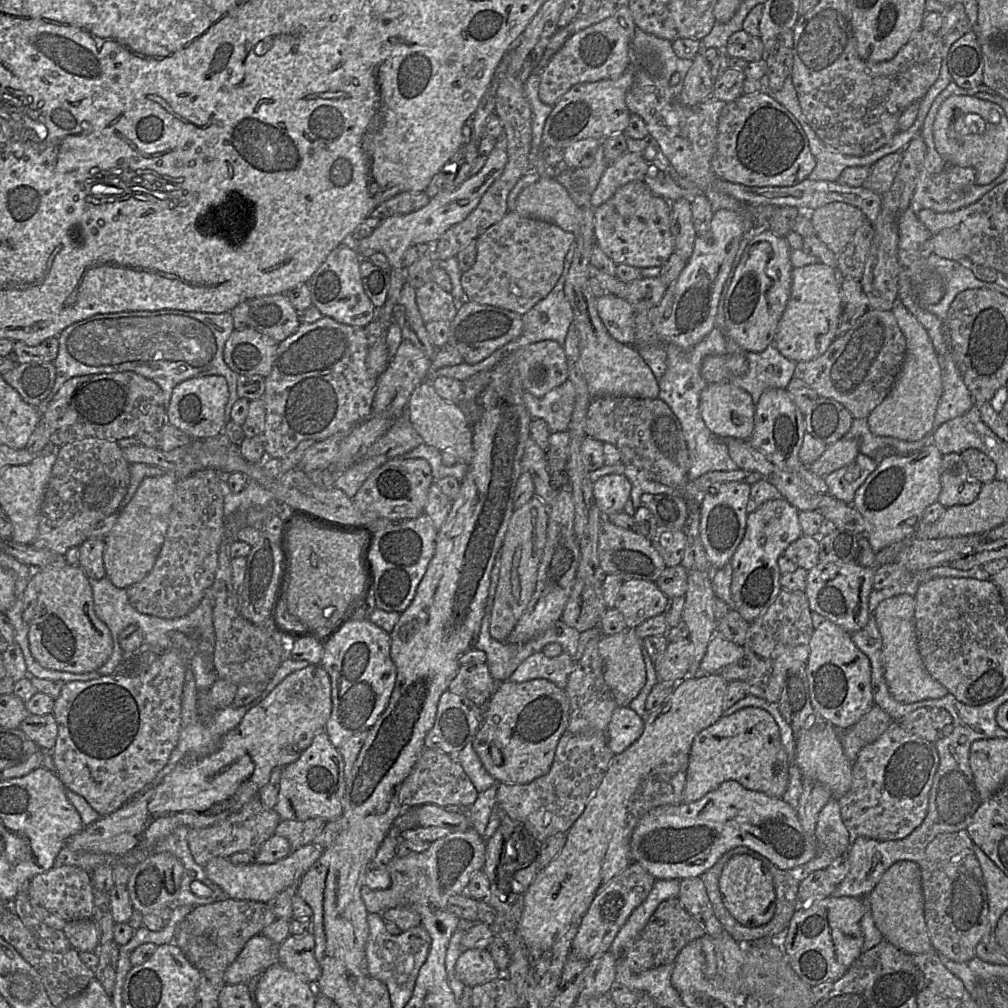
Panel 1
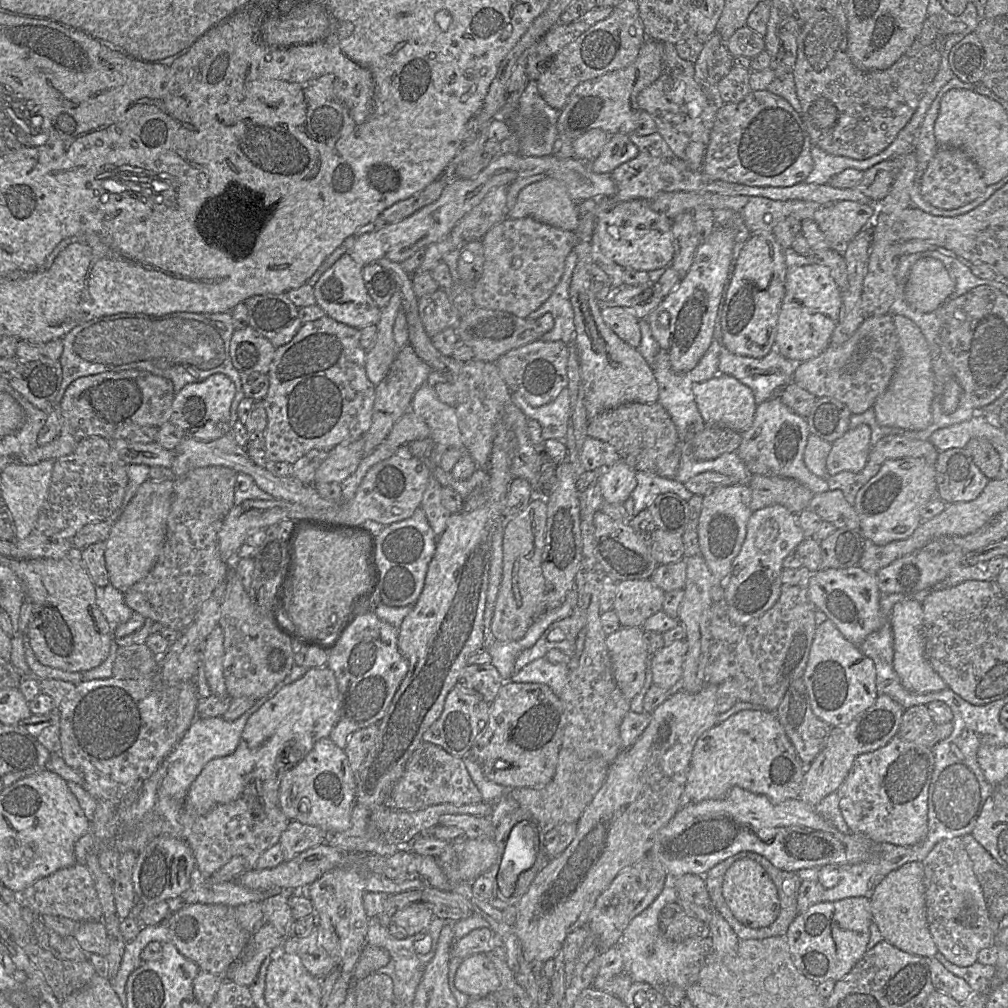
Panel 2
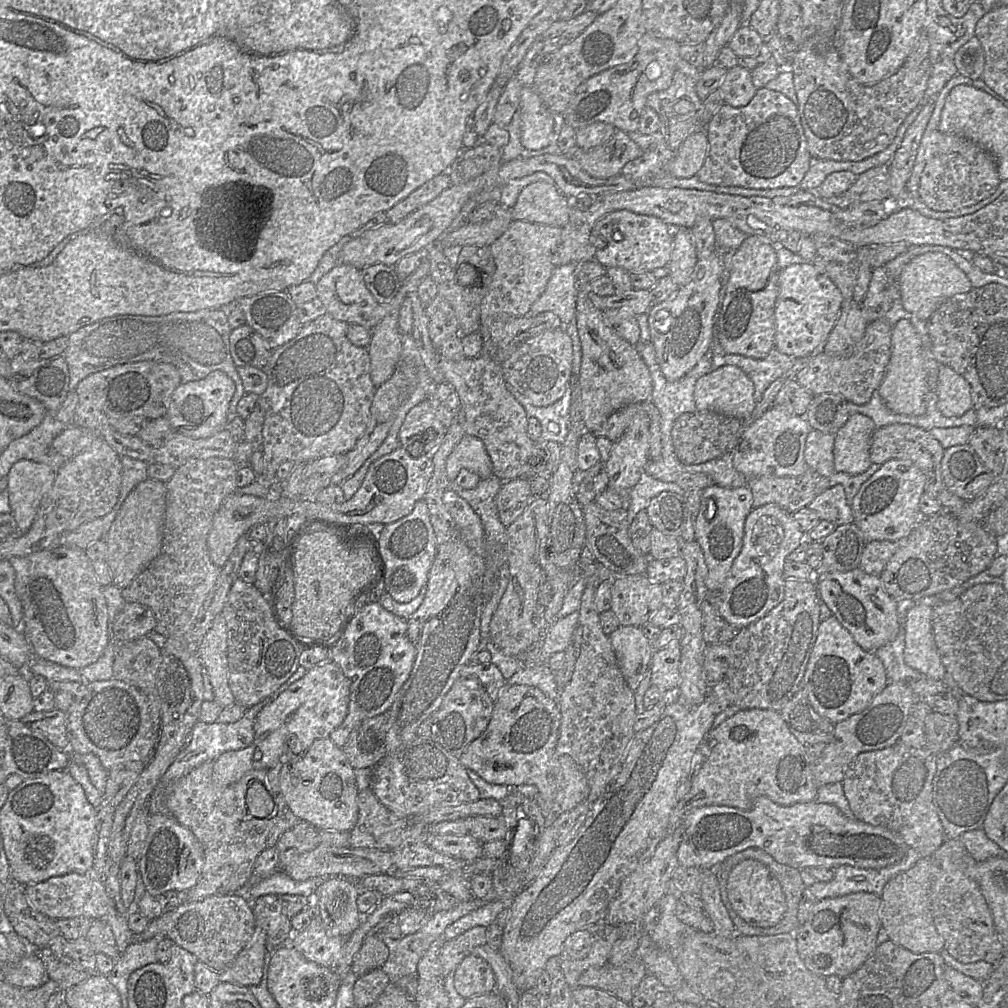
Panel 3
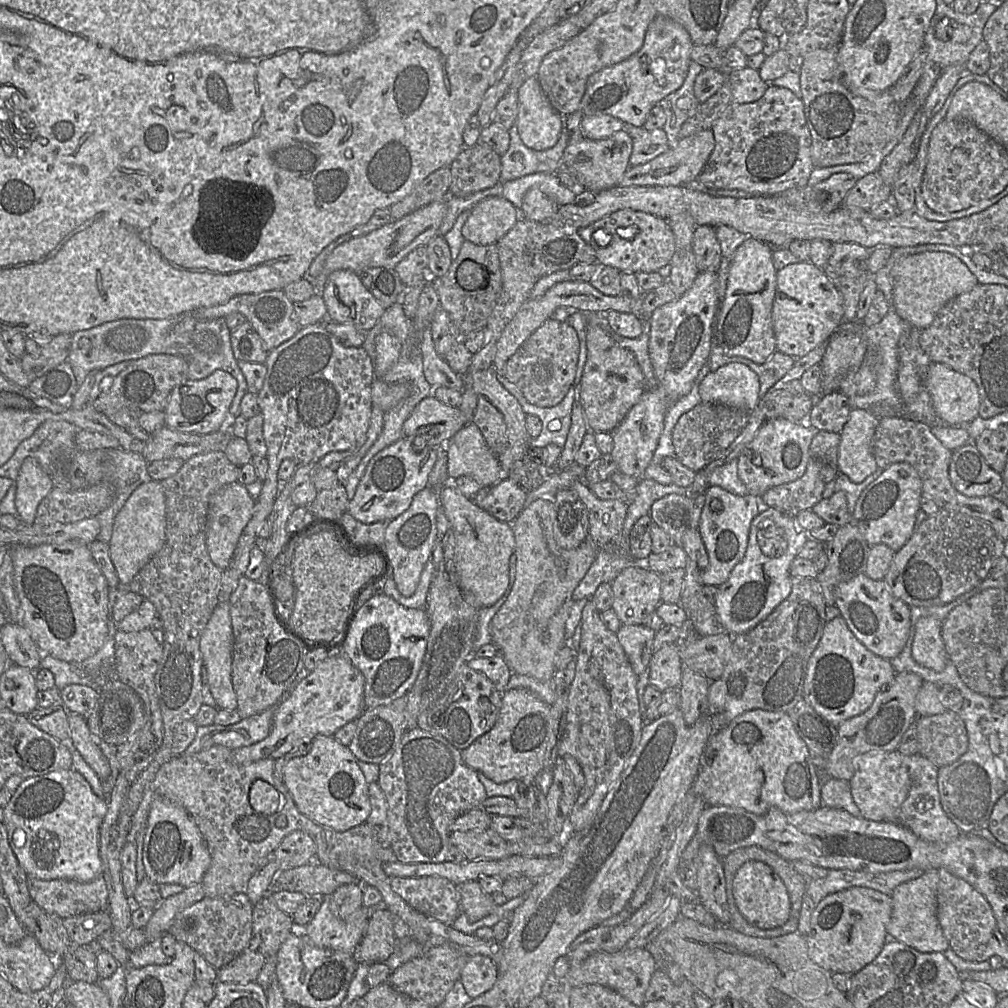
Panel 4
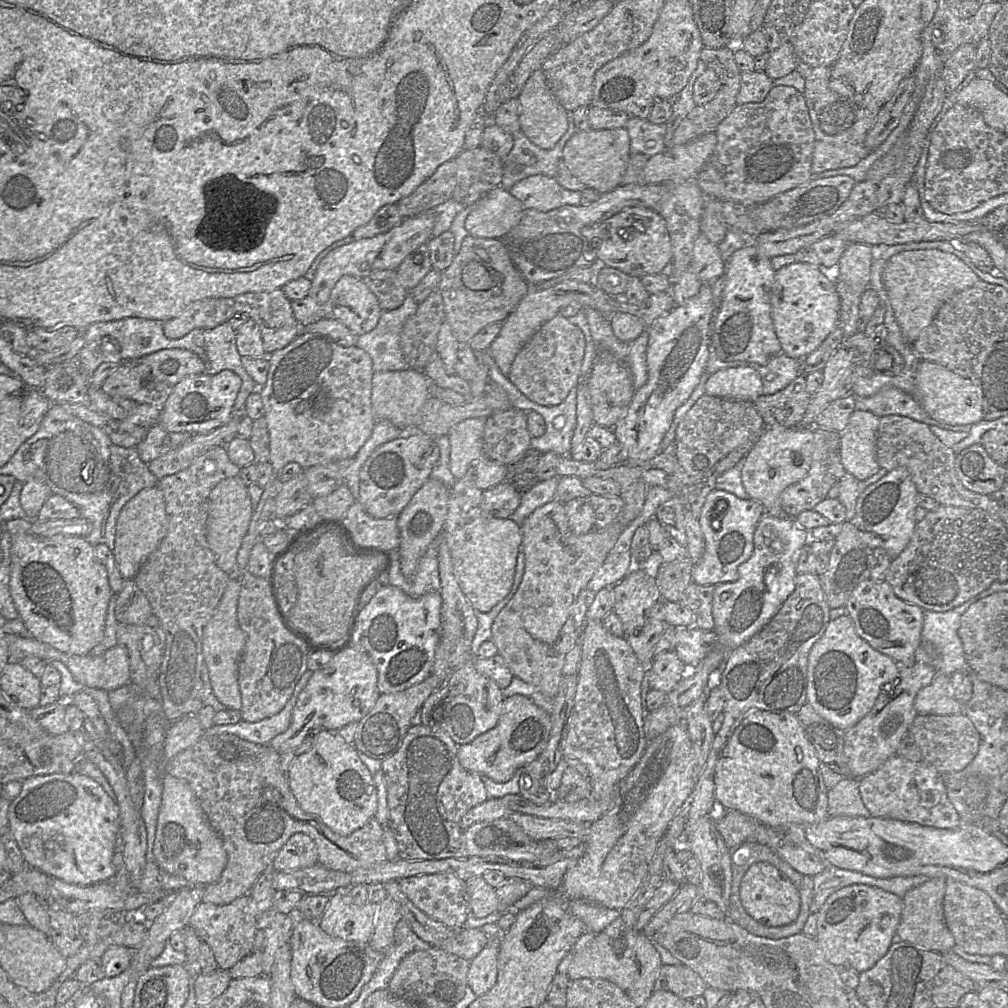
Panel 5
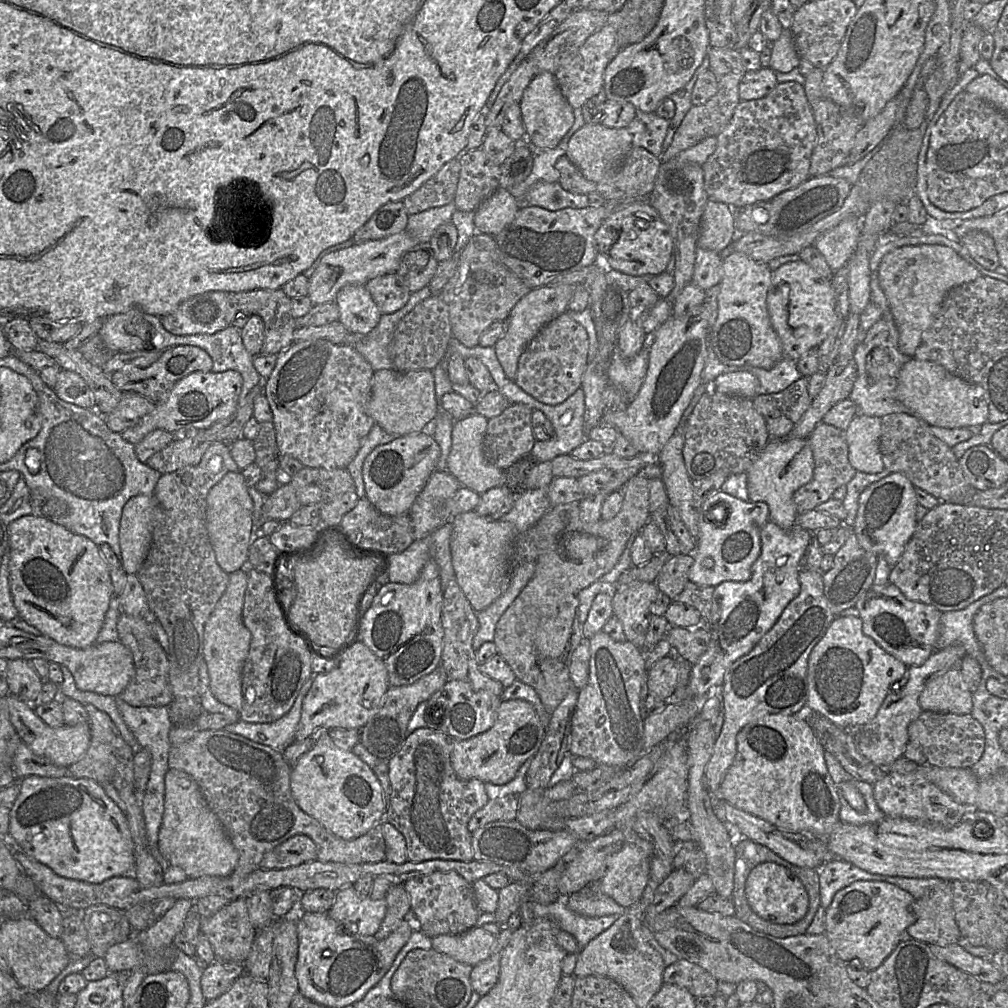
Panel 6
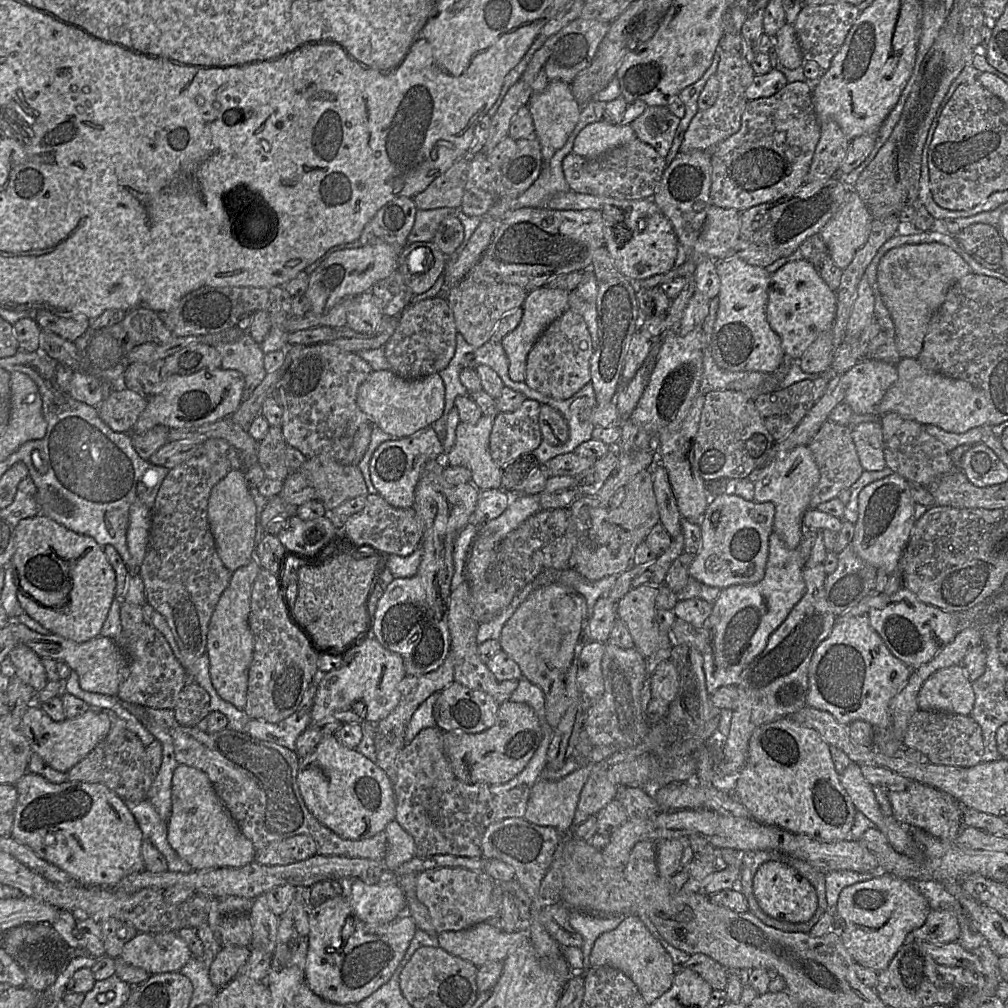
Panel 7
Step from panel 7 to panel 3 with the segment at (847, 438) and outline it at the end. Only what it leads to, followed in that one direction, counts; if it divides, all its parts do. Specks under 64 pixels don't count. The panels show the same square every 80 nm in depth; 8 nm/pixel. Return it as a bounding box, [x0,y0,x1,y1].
[748,469,822,514]

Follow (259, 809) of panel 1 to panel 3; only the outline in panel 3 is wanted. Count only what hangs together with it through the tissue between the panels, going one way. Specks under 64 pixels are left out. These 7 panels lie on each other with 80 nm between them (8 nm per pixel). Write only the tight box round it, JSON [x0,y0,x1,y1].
[148,761,300,895]

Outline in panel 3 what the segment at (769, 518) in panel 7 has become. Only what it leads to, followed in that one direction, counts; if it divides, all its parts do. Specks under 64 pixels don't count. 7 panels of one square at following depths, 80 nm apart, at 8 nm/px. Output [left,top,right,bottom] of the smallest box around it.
[695,484,753,590]

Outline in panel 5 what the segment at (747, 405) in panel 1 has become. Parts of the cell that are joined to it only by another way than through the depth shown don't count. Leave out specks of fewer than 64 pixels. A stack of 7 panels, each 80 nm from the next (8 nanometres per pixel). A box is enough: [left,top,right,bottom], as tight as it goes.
[705,367,762,402]

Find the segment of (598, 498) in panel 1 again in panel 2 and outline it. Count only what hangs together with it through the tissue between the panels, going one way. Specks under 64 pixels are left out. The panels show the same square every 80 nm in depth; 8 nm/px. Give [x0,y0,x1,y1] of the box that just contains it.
[597,458,636,504]

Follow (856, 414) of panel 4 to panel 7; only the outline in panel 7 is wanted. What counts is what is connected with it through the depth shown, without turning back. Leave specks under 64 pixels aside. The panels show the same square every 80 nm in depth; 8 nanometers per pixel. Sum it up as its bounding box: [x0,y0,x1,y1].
[851,421,885,471]

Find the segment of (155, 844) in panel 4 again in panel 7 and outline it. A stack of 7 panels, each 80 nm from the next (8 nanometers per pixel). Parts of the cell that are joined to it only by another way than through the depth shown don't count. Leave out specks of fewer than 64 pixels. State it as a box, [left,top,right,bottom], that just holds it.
[167,765,256,870]

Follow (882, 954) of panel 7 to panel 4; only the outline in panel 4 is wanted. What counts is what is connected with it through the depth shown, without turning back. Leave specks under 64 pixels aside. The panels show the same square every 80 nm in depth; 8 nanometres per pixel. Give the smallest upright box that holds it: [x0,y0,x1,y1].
[805,887,892,976]

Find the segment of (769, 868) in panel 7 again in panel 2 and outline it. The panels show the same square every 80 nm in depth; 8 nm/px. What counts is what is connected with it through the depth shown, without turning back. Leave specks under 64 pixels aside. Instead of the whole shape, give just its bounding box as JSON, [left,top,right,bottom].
[722,858,780,927]

